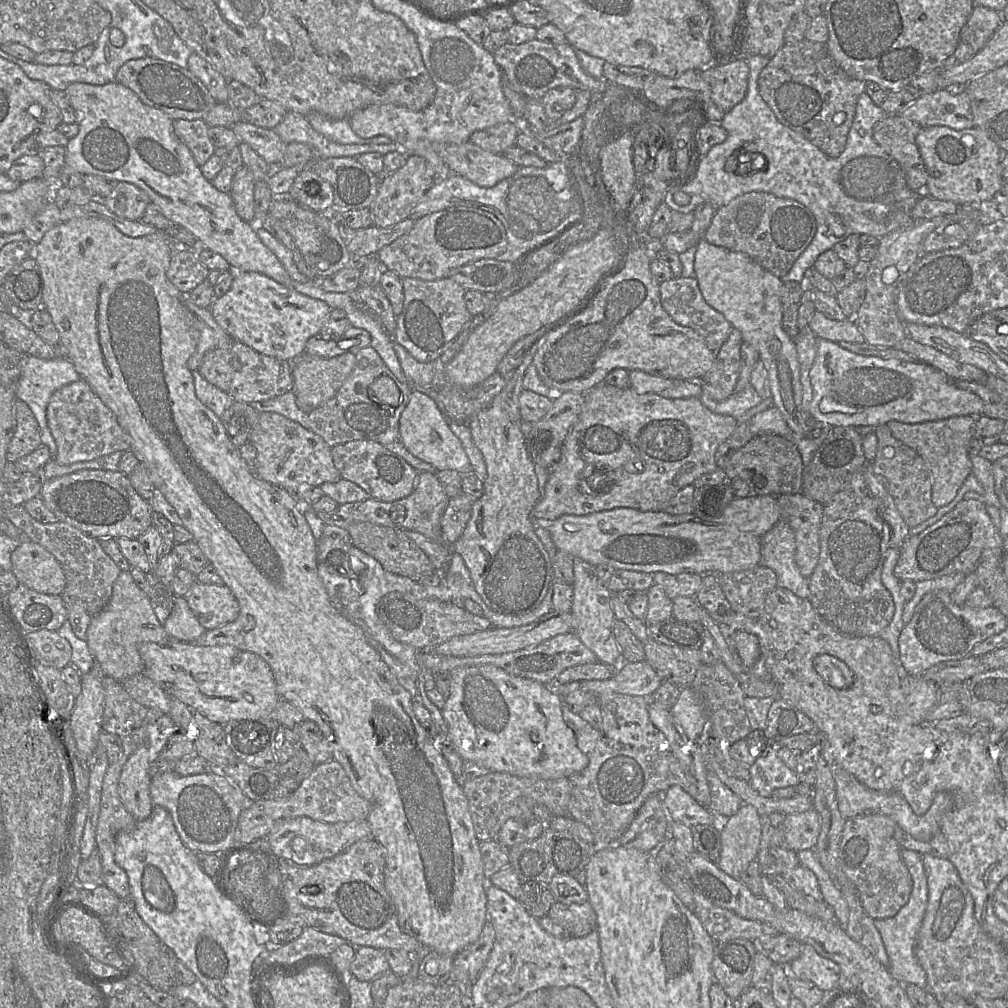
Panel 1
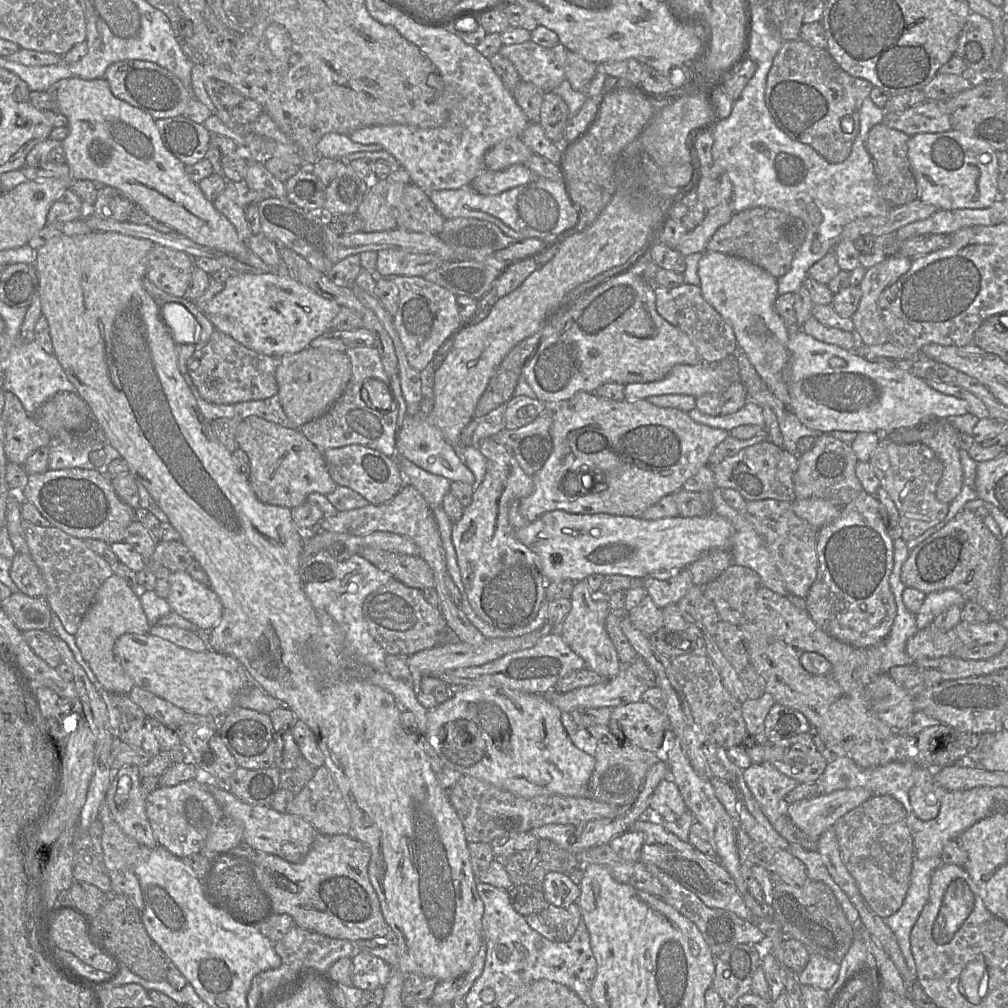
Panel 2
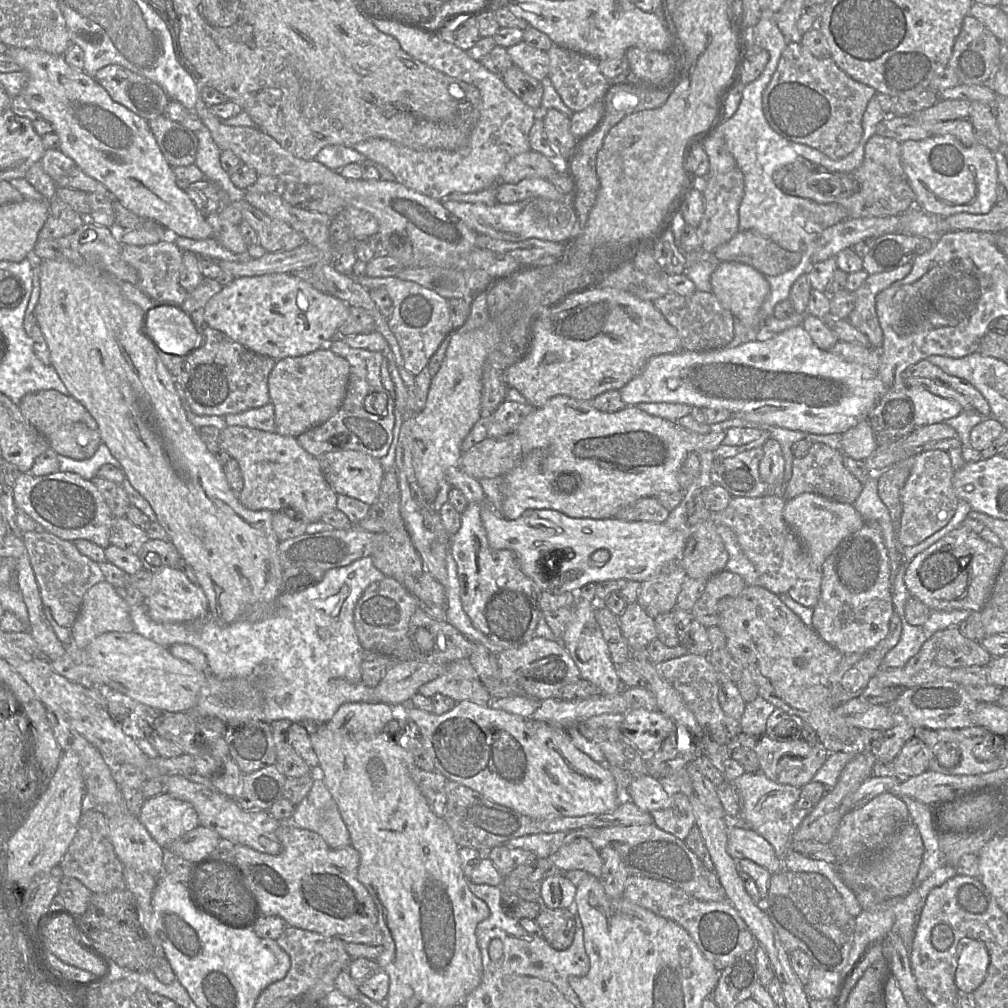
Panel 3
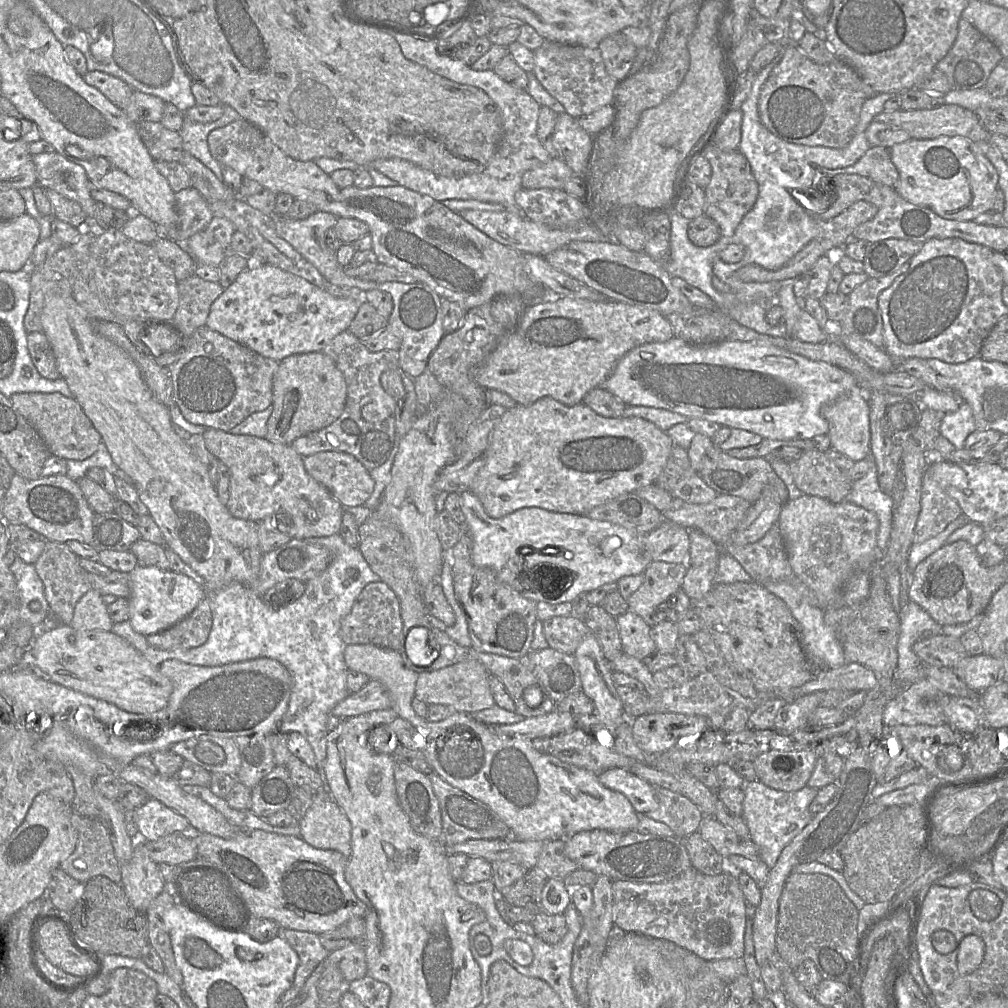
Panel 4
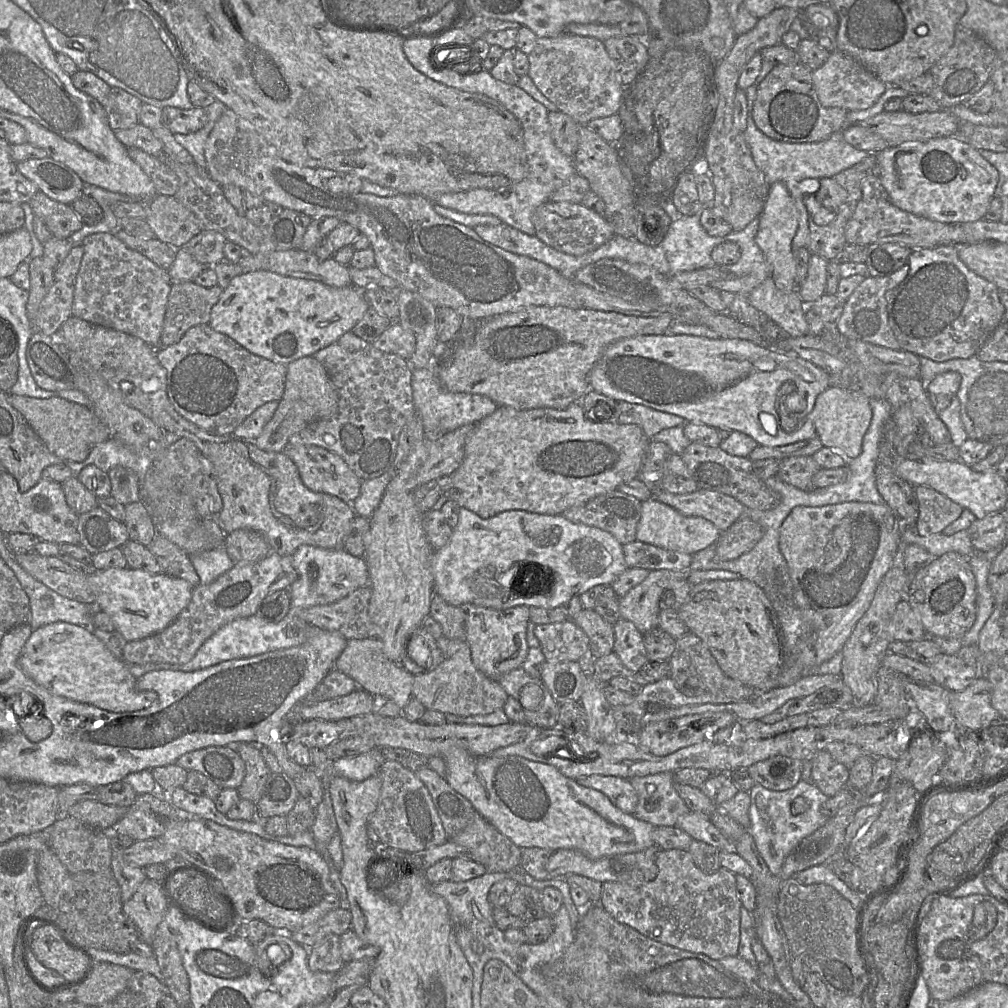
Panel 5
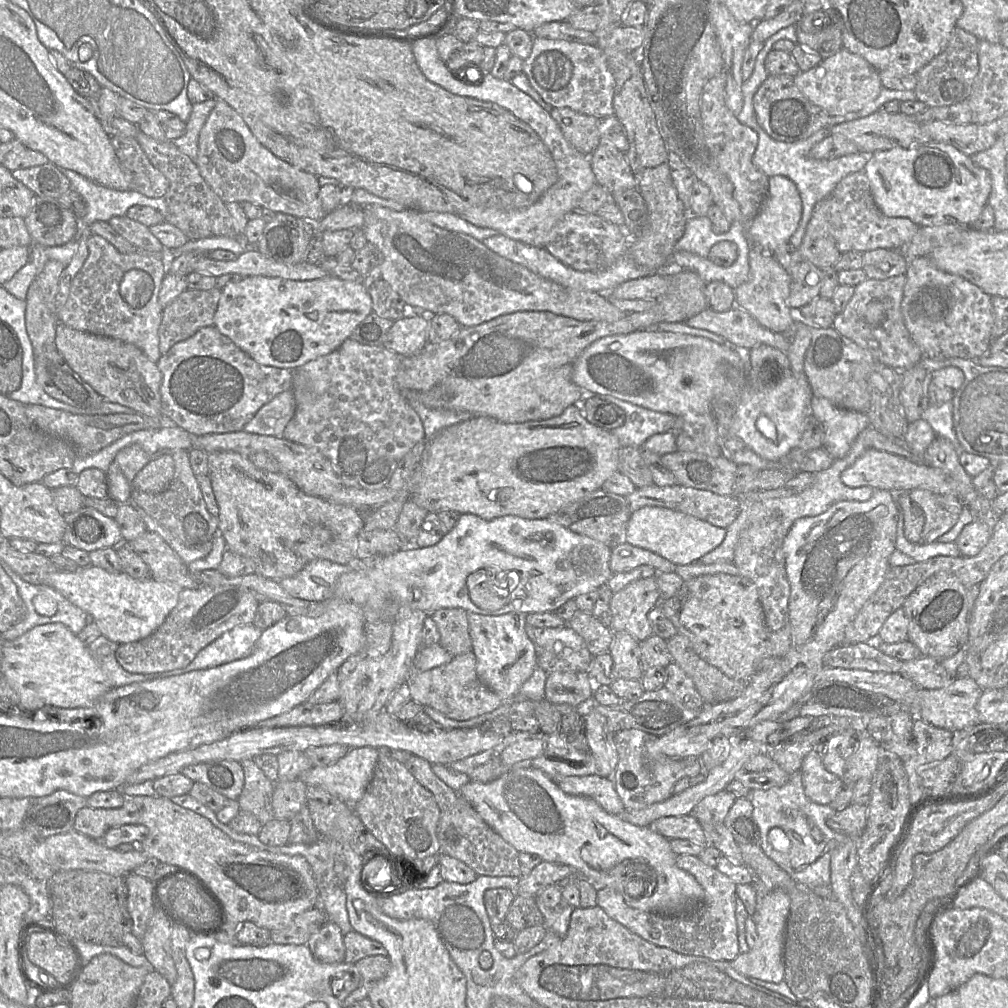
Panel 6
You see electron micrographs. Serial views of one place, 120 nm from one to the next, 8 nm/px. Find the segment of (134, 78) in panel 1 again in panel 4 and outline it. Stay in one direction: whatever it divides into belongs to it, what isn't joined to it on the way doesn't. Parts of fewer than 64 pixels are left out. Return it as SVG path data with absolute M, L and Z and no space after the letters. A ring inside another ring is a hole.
M87 71L83 80L98 89L114 105L123 109L130 99L133 88L123 80L101 71Z

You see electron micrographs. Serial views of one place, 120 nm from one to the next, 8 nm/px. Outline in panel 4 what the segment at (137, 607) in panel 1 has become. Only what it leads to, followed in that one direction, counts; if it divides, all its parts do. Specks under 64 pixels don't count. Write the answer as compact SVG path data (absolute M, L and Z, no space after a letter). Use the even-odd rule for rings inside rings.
M95 589L85 593L76 604L69 625L77 630L110 631L114 624L108 615L103 595Z

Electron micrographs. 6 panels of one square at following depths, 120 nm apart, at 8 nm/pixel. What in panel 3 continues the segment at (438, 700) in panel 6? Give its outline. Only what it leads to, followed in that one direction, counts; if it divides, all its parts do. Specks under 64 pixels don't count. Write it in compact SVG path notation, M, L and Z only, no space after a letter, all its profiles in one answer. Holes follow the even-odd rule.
M468 659L448 664L442 675L420 686L418 693L429 698L439 693L452 698L456 703L466 700L483 706L490 705L492 701Z

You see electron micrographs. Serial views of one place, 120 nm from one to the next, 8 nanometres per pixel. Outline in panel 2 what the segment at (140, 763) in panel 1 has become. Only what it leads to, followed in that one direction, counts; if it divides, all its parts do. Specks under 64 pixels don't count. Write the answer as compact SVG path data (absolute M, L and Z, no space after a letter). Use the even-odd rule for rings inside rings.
M140 767L120 768L112 780L105 802L122 831L141 846L154 848L158 844L146 815L146 797L141 788Z

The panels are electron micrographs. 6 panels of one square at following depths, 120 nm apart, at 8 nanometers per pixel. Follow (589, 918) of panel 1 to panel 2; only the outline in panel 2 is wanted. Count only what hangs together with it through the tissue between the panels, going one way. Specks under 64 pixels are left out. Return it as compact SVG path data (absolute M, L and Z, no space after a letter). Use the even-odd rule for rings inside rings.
M577 902L567 907L557 907L550 904L539 913L539 916L543 923L555 933L560 942L569 941L582 920Z

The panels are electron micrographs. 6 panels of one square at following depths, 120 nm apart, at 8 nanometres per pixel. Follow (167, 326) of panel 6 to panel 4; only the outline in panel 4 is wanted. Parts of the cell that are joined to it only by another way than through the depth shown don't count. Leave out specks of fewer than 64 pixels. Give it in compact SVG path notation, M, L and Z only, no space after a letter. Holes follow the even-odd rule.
M195 274L178 281L179 305L169 323L180 333L184 340L188 339L197 328L206 325L211 305L221 295L223 290L224 288L219 282L206 281Z

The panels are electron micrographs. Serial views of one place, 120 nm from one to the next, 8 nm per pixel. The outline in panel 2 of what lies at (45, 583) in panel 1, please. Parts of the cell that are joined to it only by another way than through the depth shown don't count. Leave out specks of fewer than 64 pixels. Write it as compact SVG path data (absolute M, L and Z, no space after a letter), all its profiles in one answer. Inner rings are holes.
M16 553L12 559L10 575L22 593L31 597L45 597L46 584L30 554Z

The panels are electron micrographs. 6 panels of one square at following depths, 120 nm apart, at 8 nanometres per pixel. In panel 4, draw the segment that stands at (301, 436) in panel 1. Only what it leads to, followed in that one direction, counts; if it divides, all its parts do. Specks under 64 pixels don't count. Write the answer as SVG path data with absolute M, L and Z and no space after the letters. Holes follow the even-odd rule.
M206 428L202 436L207 450L228 470L230 484L226 507L232 516L257 523L266 522L278 530L275 517L284 515L290 521L285 533L292 539L328 537L339 533L345 508L307 473L303 457L291 445L213 428Z

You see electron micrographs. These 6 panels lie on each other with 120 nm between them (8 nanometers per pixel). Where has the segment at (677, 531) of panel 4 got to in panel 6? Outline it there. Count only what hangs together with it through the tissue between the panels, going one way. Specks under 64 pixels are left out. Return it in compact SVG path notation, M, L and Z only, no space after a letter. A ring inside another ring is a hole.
M626 542L612 548L609 566L613 574L630 572L643 565L653 567L657 573L675 572L676 568L660 555Z

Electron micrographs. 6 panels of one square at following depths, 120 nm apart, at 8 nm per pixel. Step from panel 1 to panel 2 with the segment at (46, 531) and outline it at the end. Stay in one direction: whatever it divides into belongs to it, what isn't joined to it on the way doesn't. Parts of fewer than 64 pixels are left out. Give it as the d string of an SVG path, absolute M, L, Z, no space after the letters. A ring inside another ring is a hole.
M21 520L21 528L29 547L29 554L38 566L46 584L45 599L64 629L75 635L80 621L93 602L102 583L114 574L112 566L87 547L85 541L59 528L37 526Z

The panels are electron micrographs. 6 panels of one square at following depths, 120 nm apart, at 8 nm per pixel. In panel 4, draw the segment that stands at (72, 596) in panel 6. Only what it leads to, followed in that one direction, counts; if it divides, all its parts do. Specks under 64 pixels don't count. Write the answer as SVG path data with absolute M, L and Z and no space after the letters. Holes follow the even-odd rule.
M137 566L128 573L129 622L133 630L144 636L165 631L187 617L207 596L207 589L190 577L157 567Z

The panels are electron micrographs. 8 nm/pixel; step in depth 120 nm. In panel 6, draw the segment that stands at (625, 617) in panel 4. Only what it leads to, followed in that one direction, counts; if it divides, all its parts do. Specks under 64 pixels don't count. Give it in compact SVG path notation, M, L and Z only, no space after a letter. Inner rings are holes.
M615 632L609 648L613 659L614 679L640 680L643 669L640 663L639 642L627 632Z

